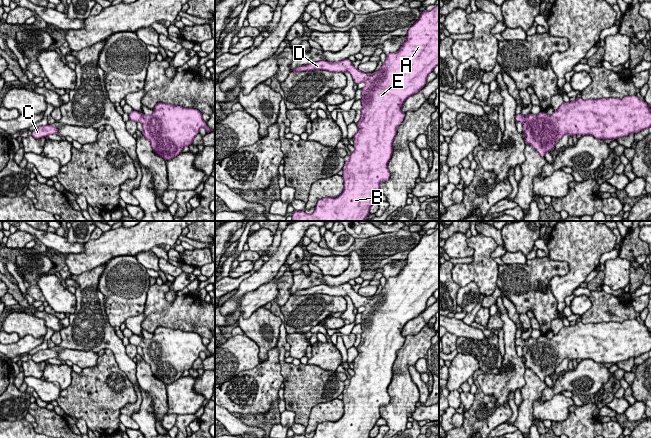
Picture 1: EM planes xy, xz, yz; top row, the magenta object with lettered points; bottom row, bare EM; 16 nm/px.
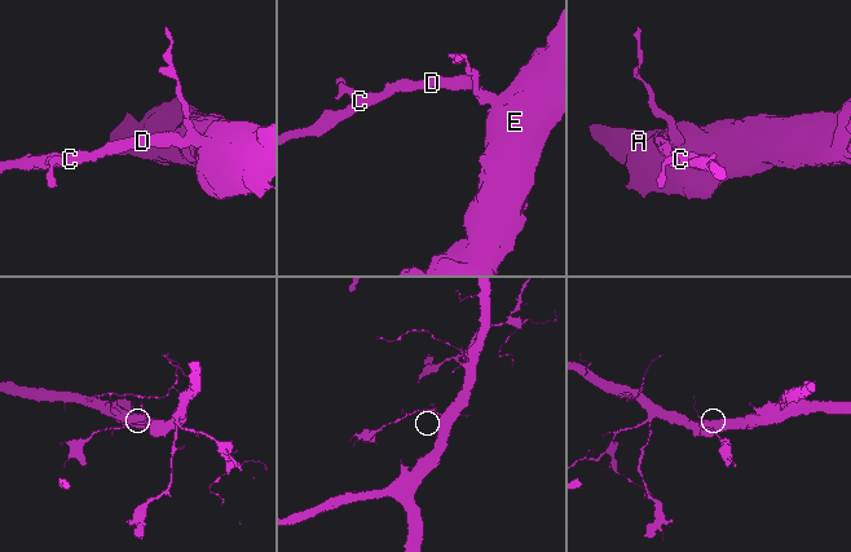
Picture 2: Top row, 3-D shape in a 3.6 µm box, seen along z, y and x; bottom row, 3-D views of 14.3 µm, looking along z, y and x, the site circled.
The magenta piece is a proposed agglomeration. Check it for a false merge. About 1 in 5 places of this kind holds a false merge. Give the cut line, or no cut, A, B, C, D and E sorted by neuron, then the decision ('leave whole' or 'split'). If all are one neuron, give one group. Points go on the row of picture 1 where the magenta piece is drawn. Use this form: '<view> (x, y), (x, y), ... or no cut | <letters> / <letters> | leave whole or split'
no cut | A B C D E | leave whole

